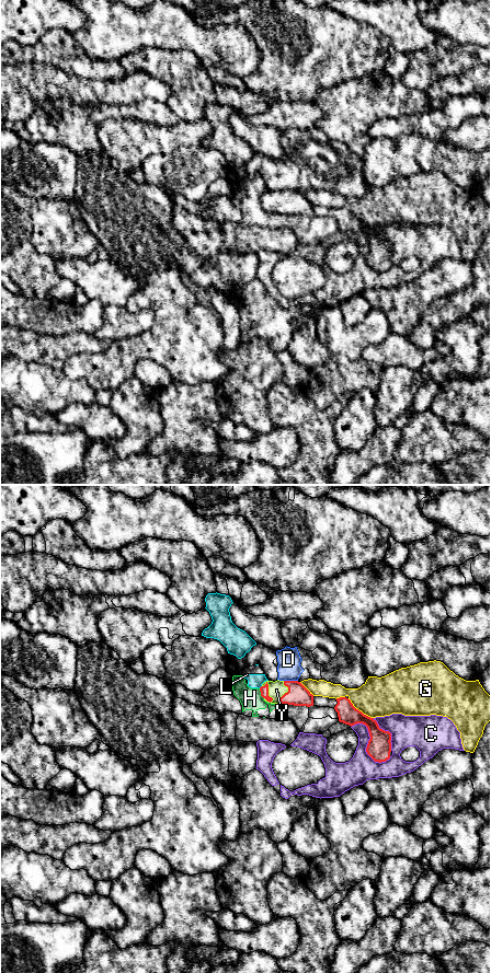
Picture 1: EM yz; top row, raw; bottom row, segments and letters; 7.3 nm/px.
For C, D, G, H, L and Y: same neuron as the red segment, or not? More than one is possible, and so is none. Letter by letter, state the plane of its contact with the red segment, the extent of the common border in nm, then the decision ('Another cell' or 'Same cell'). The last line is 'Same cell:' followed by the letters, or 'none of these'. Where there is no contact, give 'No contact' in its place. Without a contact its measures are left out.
C: Touches red in yz. Shared border 380 nm. Another cell
D: Touches red in yz. Shared border 100 nm. Another cell
G: Touches red in yz. Shared border 240 nm. Another cell
H: Touches red in yz. Shared border 90 nm. Another cell
L: No contact. Another cell
Y: Touches red in yz. Shared border 160 nm. Same cell
Same cell: Y

